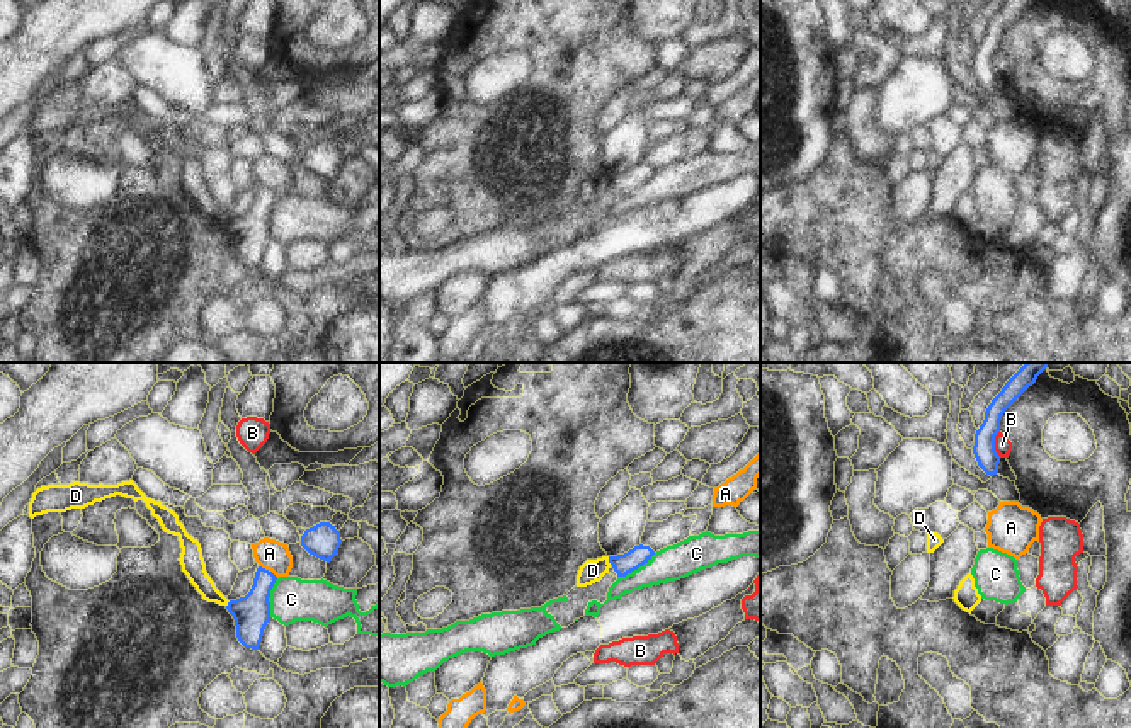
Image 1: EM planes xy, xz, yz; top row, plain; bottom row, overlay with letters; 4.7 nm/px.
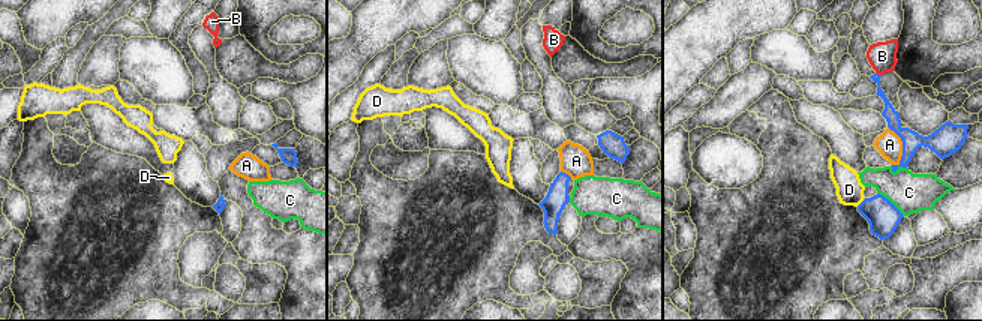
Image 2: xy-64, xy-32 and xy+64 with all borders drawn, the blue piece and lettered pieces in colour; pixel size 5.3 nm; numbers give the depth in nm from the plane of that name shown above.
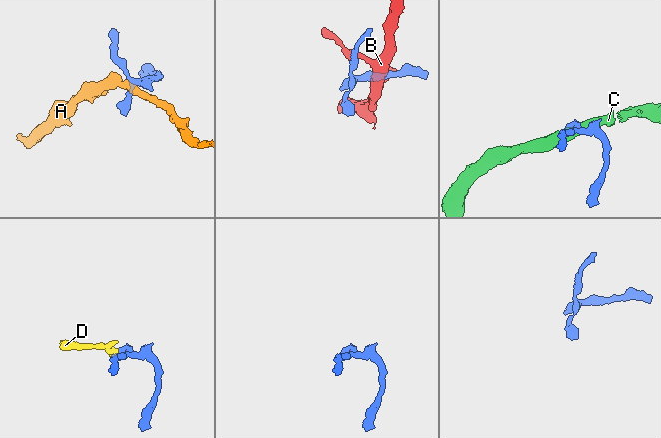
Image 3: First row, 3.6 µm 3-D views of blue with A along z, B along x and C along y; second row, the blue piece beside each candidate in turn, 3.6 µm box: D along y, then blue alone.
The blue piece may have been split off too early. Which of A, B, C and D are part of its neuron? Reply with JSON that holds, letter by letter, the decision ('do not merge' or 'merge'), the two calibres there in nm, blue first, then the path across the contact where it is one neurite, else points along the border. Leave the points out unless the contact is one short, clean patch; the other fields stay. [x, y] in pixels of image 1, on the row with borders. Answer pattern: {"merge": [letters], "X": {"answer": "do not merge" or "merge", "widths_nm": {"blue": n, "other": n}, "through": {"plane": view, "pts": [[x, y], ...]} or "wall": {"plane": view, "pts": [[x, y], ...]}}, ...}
{"merge": [], "A": {"answer": "do not merge", "widths_nm": {"blue": 170, "other": 140}, "wall": {"plane": "xy", "pts": [[259, 565], [278, 577]]}}, "B": {"answer": "do not merge", "widths_nm": {"blue": 110, "other": 80}, "wall": {"plane": "yz", "pts": [[999, 431], [995, 451], [1000, 456]]}}, "C": {"answer": "do not merge", "widths_nm": {"blue": 100, "other": 160}, "wall": {"plane": "xz", "pts": [[655, 553], [636, 568], [618, 577]]}}, "D": {"answer": "do not merge", "widths_nm": {"blue": 100, "other": 110}, "wall": {"plane": "xz", "pts": [[608, 557], [611, 563]]}}}

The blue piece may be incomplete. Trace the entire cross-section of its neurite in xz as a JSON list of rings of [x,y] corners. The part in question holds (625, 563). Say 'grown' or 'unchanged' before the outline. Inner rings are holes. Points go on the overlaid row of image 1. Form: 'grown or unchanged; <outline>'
unchanged; [[[639,544],[624,555],[609,556],[609,563],[612,565],[617,577],[626,577],[628,573],[648,563],[653,555],[655,551],[650,546]]]

